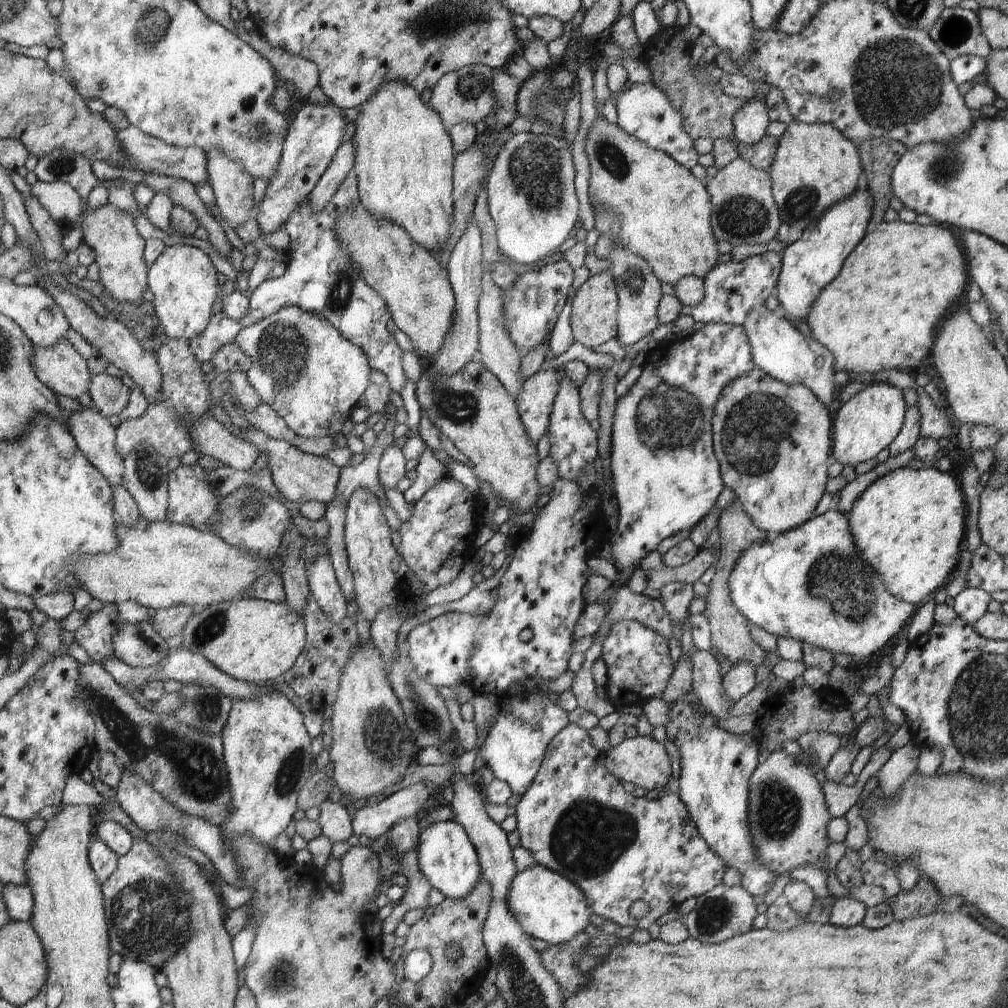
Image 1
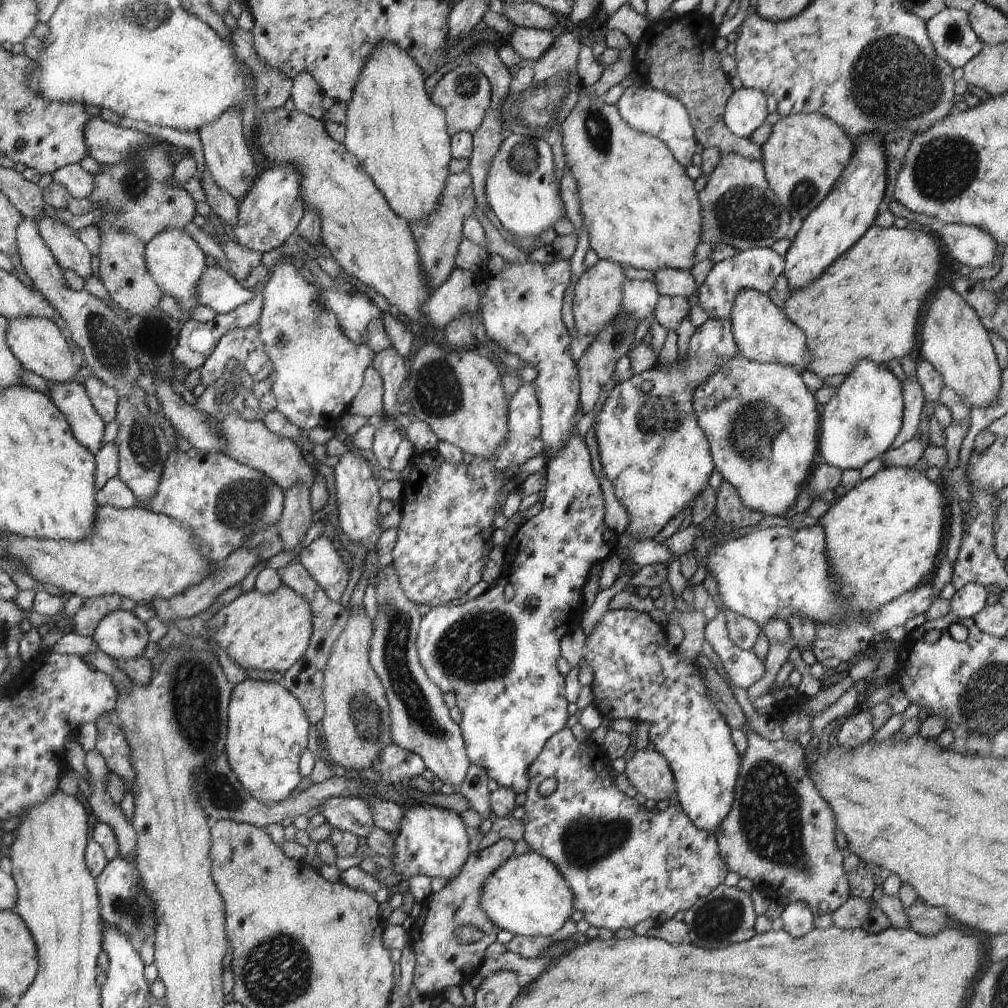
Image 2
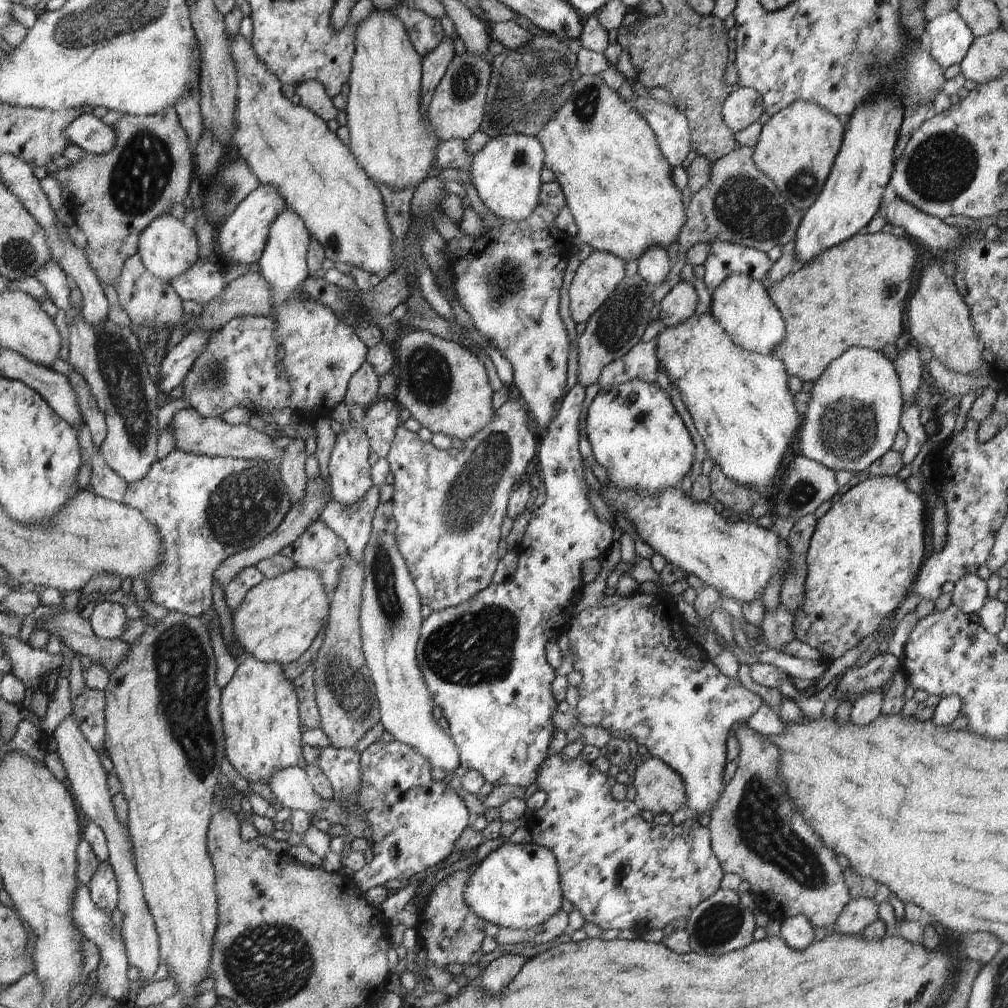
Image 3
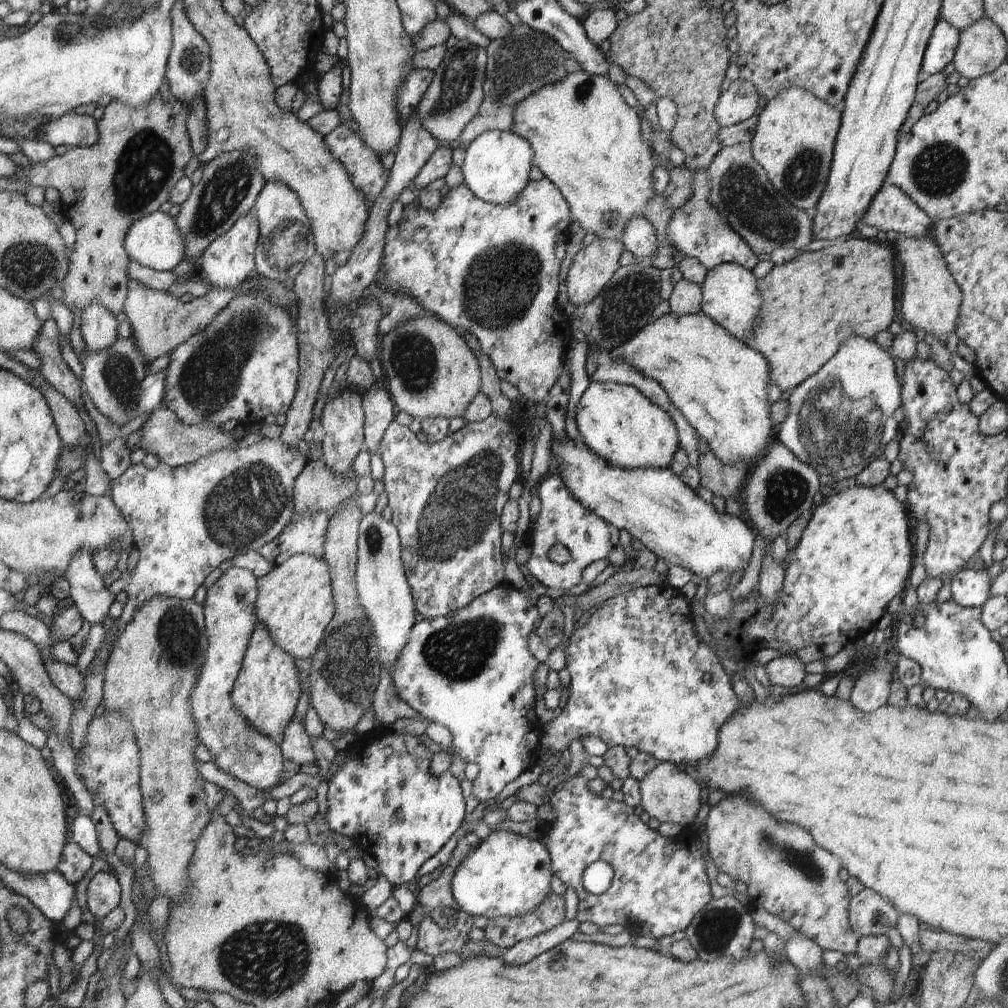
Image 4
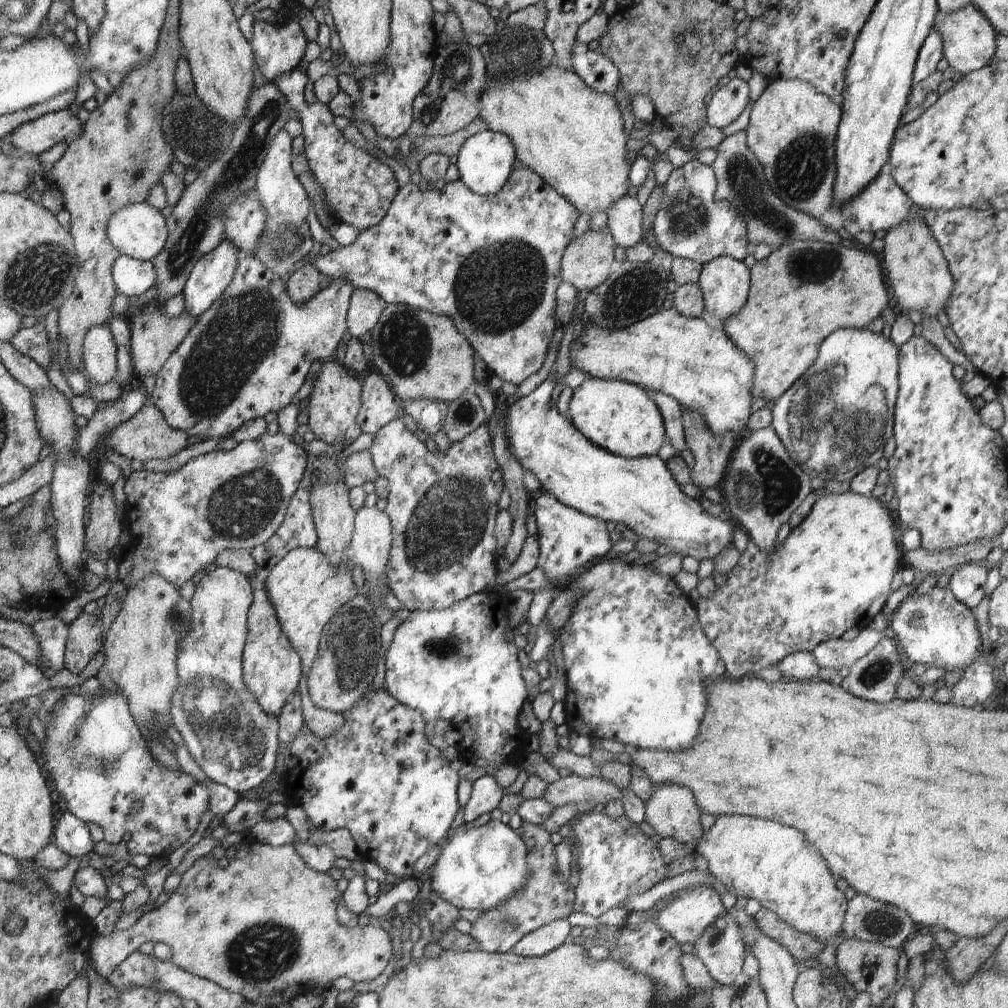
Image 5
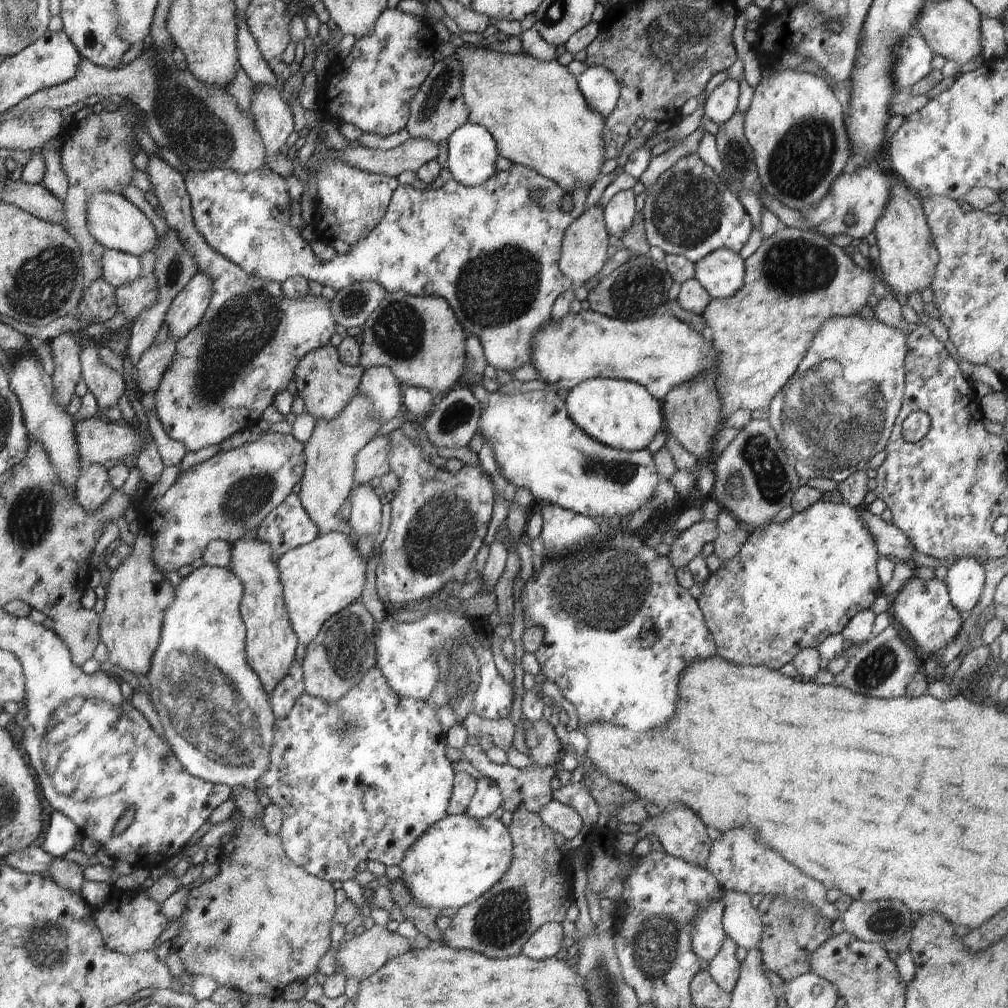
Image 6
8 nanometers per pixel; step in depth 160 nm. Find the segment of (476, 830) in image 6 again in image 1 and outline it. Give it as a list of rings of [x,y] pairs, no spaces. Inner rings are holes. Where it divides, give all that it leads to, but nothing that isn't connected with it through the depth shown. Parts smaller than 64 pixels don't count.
[[[536,862],[514,875],[505,901],[510,914],[526,934],[550,945],[568,942],[575,934],[584,931],[592,912],[585,894],[576,884]]]

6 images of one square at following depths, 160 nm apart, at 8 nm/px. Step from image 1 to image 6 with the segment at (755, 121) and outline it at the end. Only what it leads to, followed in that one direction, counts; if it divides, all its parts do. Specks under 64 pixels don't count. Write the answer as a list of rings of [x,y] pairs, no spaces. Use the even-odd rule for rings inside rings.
[[[726,79],[708,95],[706,104],[704,104],[704,116],[718,125],[729,121],[738,110],[739,94],[740,86],[738,81]]]

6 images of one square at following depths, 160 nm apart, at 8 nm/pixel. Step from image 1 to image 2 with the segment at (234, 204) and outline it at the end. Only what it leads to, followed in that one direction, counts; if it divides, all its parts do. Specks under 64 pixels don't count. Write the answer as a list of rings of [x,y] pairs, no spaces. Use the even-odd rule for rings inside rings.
[[[237,106],[225,110],[211,123],[206,123],[198,130],[204,151],[205,166],[212,173],[216,184],[231,194],[238,202],[252,188],[257,180],[256,164],[248,148],[247,140],[242,135],[242,113]]]

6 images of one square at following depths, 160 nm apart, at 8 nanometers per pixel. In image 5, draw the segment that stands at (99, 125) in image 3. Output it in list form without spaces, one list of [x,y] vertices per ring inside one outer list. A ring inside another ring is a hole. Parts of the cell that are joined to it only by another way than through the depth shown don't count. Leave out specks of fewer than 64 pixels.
[[[68,109],[48,113],[17,126],[10,135],[16,148],[37,156],[58,142],[67,144],[82,132],[83,124]]]

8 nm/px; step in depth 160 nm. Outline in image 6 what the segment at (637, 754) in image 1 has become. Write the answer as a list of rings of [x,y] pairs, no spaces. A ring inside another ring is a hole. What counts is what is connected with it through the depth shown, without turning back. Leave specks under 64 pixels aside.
[[[675,805],[669,811],[663,811],[663,814],[659,817],[649,816],[641,824],[638,832],[636,832],[637,842],[640,842],[648,835],[656,835],[658,837],[666,854],[682,859],[684,862],[689,862],[697,867],[707,868],[713,840],[708,834],[707,826],[692,810],[688,810],[688,808],[684,808],[682,805]]]

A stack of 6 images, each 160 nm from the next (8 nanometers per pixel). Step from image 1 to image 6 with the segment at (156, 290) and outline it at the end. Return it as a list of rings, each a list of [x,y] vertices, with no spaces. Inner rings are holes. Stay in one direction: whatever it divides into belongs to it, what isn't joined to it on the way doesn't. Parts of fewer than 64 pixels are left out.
[[[110,191],[93,192],[86,203],[86,214],[87,229],[105,249],[116,249],[139,257],[158,246],[159,238],[154,225],[124,194]]]

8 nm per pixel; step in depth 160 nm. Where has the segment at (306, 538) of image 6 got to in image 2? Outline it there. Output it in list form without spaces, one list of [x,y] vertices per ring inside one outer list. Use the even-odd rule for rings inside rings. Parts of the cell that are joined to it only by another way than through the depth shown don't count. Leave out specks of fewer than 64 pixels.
[[[320,535],[298,556],[308,574],[335,603],[338,603],[344,594],[349,580],[349,565],[344,563],[338,551],[339,545],[334,539]]]

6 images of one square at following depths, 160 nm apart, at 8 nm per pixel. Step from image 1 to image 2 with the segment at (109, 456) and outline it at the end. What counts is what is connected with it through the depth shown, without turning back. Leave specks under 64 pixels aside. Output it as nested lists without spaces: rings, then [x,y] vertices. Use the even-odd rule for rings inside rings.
[[[48,381],[47,385],[48,398],[64,415],[73,435],[95,455],[102,446],[105,422],[94,410],[86,389],[78,381]]]

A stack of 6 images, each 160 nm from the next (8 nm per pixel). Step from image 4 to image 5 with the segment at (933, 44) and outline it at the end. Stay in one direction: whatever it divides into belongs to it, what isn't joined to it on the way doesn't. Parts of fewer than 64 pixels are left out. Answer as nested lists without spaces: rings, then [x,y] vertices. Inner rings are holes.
[[[932,28],[918,51],[913,70],[913,83],[927,79],[936,71],[936,64],[942,57],[944,57],[942,37]]]

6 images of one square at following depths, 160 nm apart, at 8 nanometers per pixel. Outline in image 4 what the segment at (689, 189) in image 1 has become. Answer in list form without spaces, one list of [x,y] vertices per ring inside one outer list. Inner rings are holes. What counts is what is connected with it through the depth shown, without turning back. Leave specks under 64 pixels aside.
[[[578,71],[574,73],[568,73],[564,78],[560,78],[558,82],[554,84],[548,84],[532,92],[523,104],[518,104],[514,108],[514,128],[511,132],[513,134],[518,134],[524,140],[530,142],[532,150],[534,150],[534,166],[538,167],[538,170],[544,174],[545,178],[548,178],[558,190],[560,194],[566,200],[568,204],[571,217],[573,220],[580,224],[580,227],[584,228],[586,232],[593,232],[596,238],[602,240],[618,240],[622,243],[622,238],[624,238],[624,228],[626,228],[626,222],[634,216],[638,218],[646,218],[645,211],[648,205],[648,201],[656,195],[654,192],[654,182],[652,182],[652,172],[656,170],[656,161],[653,159],[652,146],[647,144],[643,139],[642,129],[641,129],[641,120],[638,116],[637,109],[630,108],[628,104],[623,100],[623,97],[617,90],[617,86],[614,85],[607,77],[604,76],[592,76],[588,72]]]

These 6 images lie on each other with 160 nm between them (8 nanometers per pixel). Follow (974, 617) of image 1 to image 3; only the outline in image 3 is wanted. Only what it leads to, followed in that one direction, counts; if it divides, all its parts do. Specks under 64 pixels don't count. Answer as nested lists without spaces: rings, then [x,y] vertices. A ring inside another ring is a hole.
[[[965,574],[954,583],[951,604],[964,614],[977,614],[987,600],[986,581],[977,574]]]

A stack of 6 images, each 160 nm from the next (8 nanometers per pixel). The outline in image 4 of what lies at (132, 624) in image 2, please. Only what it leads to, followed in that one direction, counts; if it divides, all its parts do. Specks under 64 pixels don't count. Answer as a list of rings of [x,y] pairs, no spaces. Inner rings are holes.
[[[78,550],[72,556],[70,566],[63,578],[70,584],[70,597],[78,613],[89,624],[101,624],[107,616],[115,596],[104,586],[103,578],[98,576],[91,552]]]

